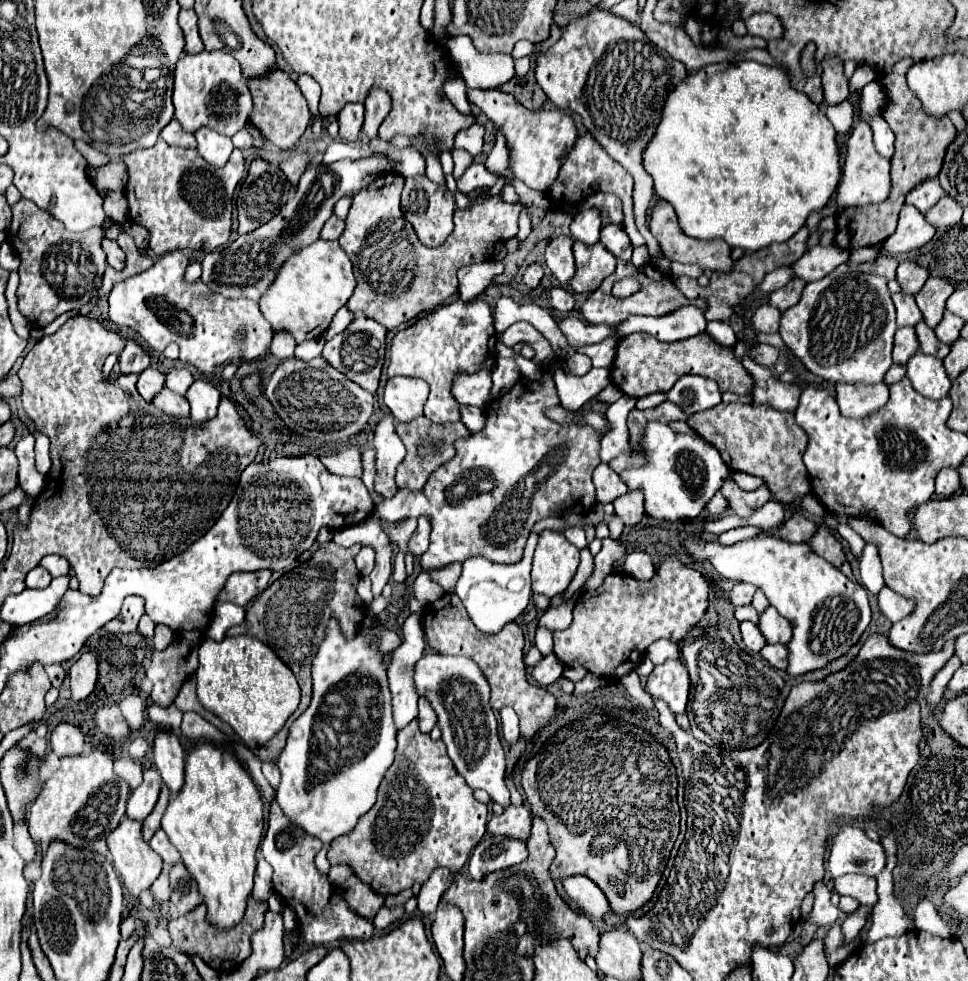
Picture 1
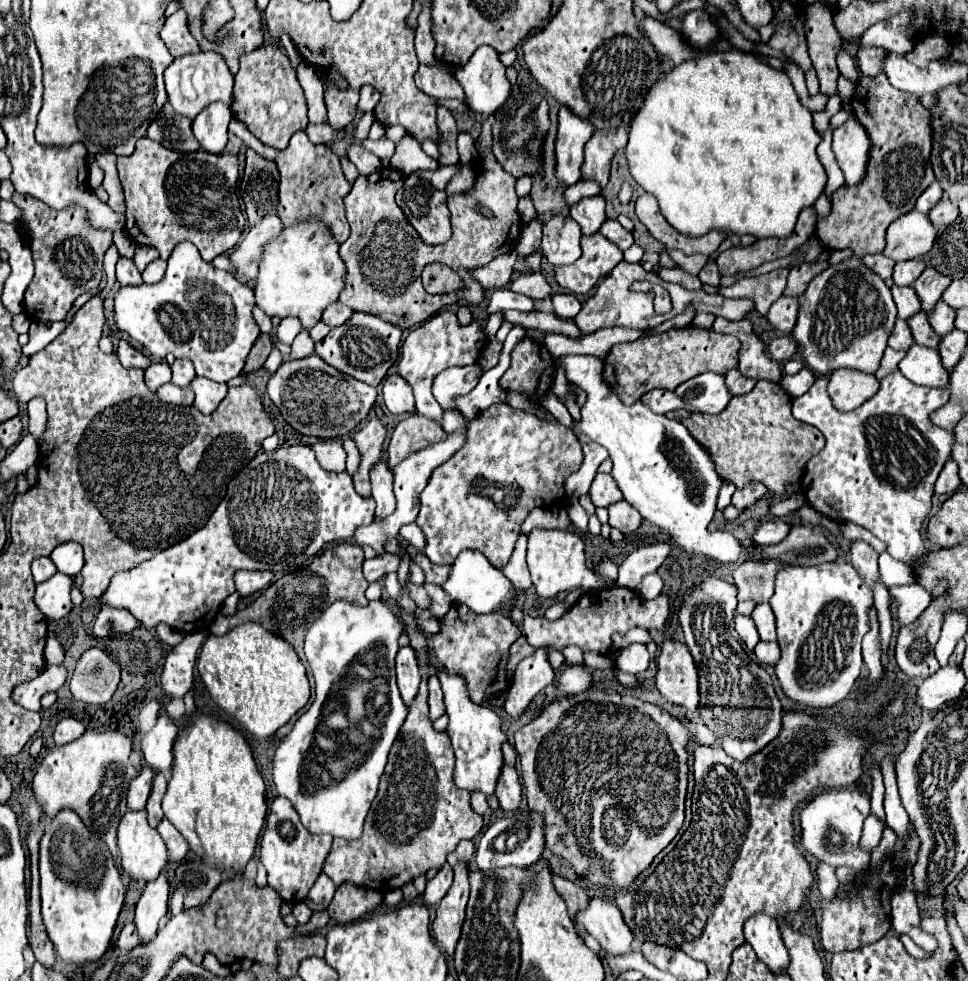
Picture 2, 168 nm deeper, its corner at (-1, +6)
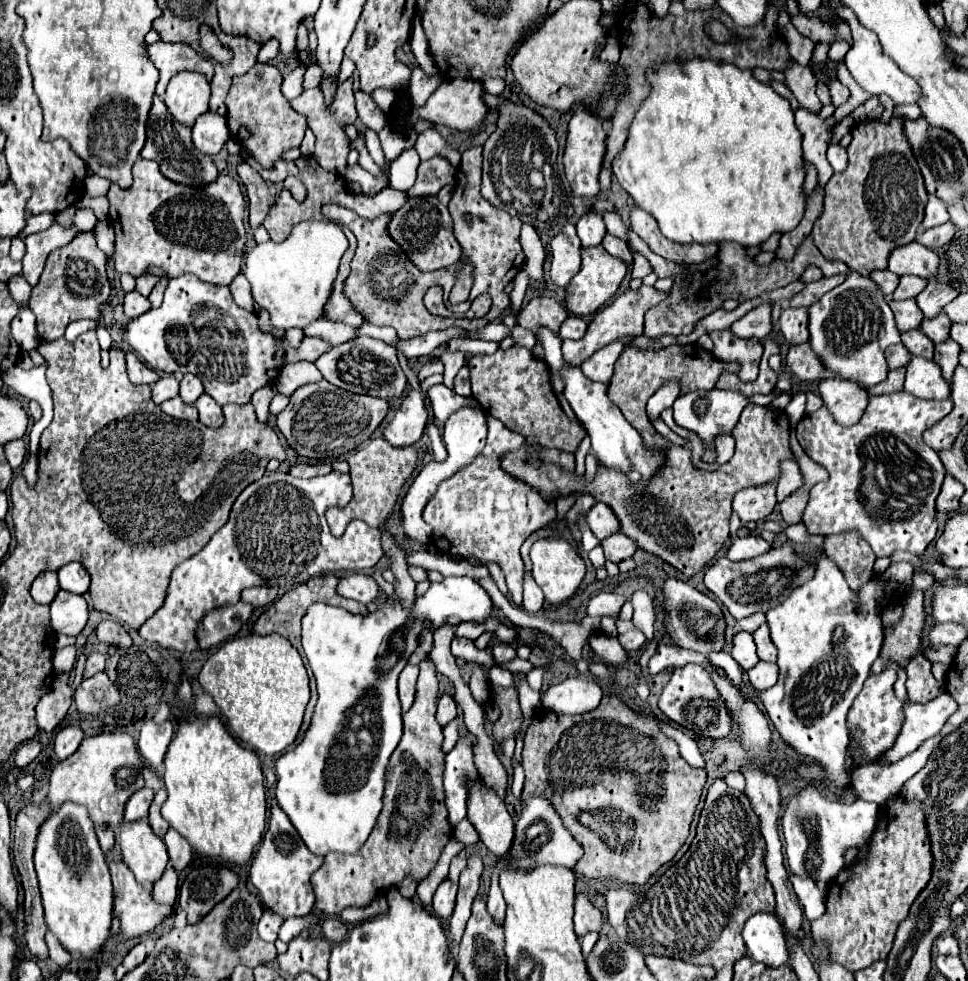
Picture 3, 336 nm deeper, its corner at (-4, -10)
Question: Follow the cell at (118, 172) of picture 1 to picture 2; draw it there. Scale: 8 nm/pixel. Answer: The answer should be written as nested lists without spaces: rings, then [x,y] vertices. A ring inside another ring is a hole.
[[[92,160],[88,164],[88,184],[90,184],[90,188],[96,190],[102,184],[102,180],[104,180],[104,170],[96,164],[96,160]]]

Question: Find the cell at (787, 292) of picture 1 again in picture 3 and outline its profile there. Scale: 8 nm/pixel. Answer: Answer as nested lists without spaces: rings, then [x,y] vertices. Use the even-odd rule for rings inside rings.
[[[839,274],[839,276],[833,276],[833,278],[821,278],[821,280],[817,280],[817,282],[805,284],[805,288],[803,288],[797,296],[793,296],[793,298],[789,300],[789,306],[793,306],[793,308],[811,306],[811,304],[817,302],[825,292],[829,292],[829,290],[835,288],[835,286],[839,286],[843,280],[845,280],[845,276]]]

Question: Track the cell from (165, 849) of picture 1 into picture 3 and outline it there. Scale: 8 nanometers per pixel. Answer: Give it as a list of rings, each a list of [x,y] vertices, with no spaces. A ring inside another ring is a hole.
[[[169,828],[169,832],[165,834],[163,840],[165,840],[167,850],[169,850],[169,862],[171,862],[171,866],[177,872],[181,872],[191,862],[191,856],[193,856],[189,842],[179,832],[175,832],[173,828]]]

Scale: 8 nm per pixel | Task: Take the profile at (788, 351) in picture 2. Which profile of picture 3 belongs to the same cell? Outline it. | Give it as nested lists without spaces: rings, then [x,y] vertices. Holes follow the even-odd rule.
[[[807,342],[789,348],[789,352],[785,356],[785,370],[793,378],[807,380],[807,382],[825,380],[831,376],[829,372],[825,372],[823,364],[819,362],[819,358],[815,356],[815,352],[811,350],[811,346]]]

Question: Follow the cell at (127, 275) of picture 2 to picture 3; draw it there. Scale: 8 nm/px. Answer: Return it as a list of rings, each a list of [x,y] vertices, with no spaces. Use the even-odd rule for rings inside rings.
[[[133,290],[133,292],[125,294],[123,306],[125,306],[127,318],[137,318],[137,316],[141,316],[141,312],[147,312],[151,308],[151,302],[147,298],[143,298],[139,292]]]

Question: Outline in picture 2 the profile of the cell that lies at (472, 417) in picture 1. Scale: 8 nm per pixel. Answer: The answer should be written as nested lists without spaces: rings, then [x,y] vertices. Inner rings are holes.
[[[446,410],[446,412],[444,412],[444,418],[440,420],[442,430],[444,430],[446,434],[450,434],[450,432],[454,432],[454,428],[458,428],[458,424],[462,424],[462,420],[458,420],[458,416],[454,416],[454,412]]]

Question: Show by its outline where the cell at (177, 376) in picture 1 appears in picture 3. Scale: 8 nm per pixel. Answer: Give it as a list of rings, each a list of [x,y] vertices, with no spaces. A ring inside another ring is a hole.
[[[185,374],[181,380],[181,392],[179,392],[181,400],[185,400],[185,404],[193,404],[201,394],[203,394],[201,380],[193,374]]]

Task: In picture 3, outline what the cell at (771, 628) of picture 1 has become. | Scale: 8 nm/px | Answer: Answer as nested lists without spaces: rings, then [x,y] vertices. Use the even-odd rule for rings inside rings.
[[[763,624],[759,626],[755,632],[753,632],[753,638],[755,638],[755,644],[757,644],[757,654],[761,660],[767,660],[767,662],[775,662],[777,658],[777,648],[775,644],[771,642],[771,636],[769,636],[769,626]]]

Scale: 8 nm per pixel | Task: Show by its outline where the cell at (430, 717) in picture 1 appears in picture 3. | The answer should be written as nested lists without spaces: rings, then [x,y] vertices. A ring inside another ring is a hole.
[[[447,694],[439,696],[439,702],[437,702],[437,722],[439,722],[441,726],[445,726],[445,724],[449,724],[455,716],[457,716],[457,704],[455,704],[453,696],[447,696]]]

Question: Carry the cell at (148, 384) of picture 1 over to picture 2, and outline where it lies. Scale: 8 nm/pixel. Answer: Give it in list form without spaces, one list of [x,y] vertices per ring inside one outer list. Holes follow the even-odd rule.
[[[154,362],[150,364],[150,368],[144,372],[146,374],[146,384],[150,390],[158,390],[162,384],[172,380],[172,370],[166,362]]]

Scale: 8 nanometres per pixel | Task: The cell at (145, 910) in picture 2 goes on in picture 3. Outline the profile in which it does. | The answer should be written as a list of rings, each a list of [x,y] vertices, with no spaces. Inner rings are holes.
[[[167,868],[161,876],[161,880],[153,886],[153,900],[157,904],[175,904],[177,898],[177,872],[173,868]]]

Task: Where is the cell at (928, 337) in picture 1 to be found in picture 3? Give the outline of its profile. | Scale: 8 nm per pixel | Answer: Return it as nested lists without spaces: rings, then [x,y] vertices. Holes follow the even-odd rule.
[[[919,328],[917,330],[909,330],[909,332],[903,332],[901,334],[901,342],[907,346],[907,350],[913,356],[923,356],[927,360],[933,360],[935,344]]]

